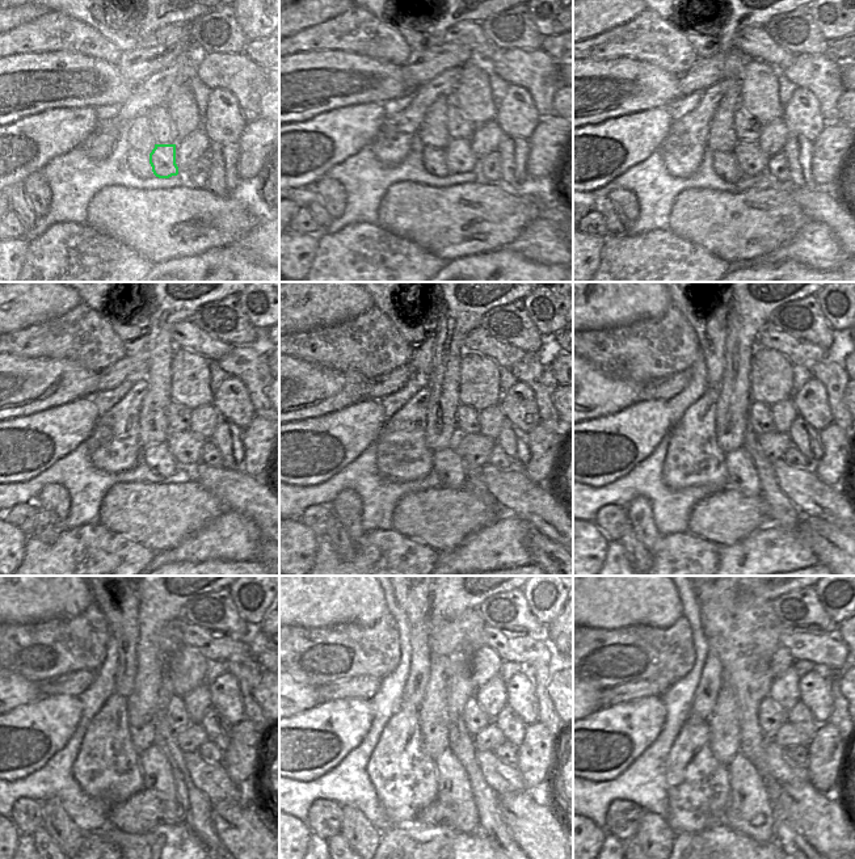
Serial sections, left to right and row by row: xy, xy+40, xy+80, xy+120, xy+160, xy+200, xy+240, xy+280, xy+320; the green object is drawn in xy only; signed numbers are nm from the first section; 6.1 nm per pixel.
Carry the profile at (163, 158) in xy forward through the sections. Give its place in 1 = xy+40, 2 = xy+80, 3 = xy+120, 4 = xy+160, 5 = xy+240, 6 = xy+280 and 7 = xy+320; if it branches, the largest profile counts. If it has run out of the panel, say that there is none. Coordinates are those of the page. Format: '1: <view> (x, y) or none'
1: xy+40 (459, 159)
2: xy+80 (750, 158)
3: xy+120 (184, 447)
4: xy+160 (475, 449)
5: xy+240 (189, 740)
6: xy+280 (491, 737)
7: xy+320 (788, 736)

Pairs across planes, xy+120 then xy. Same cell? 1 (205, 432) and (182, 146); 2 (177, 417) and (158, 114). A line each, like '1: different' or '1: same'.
1: same
2: same

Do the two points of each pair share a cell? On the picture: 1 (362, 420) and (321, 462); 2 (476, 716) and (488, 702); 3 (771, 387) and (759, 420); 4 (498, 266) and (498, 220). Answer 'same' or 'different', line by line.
1: same
2: different
3: different
4: different

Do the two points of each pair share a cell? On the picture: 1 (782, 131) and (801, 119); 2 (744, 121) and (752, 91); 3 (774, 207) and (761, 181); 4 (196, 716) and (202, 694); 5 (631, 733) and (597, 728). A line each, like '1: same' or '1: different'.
1: different
2: different
3: different
4: same
5: same

